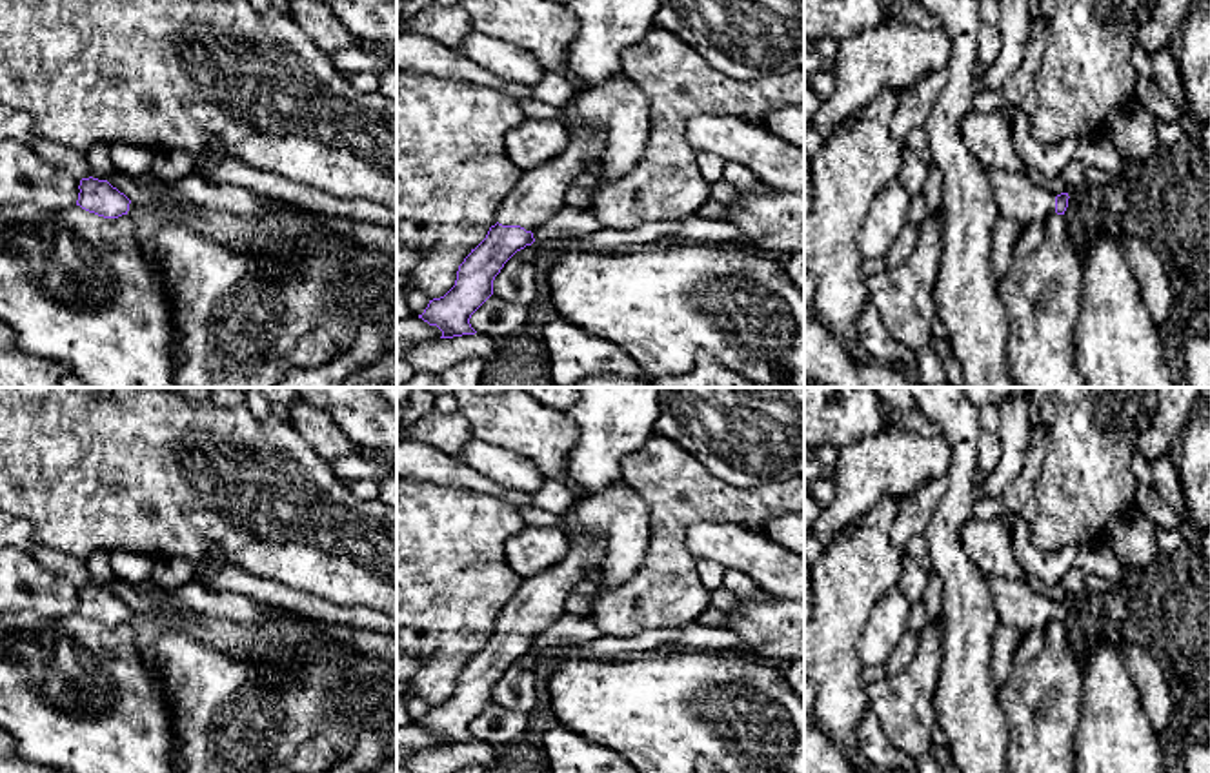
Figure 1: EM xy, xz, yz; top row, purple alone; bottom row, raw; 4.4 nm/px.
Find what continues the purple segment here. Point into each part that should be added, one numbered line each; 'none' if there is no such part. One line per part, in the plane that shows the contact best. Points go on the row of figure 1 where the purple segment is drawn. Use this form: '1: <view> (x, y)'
1: xz (539, 193)

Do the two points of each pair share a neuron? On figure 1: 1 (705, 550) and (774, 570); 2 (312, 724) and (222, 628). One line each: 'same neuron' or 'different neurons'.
1: same neuron
2: different neurons

